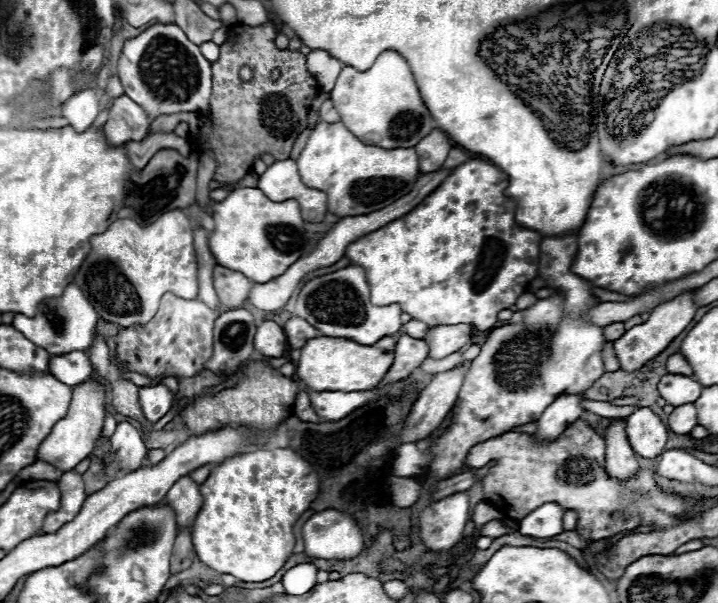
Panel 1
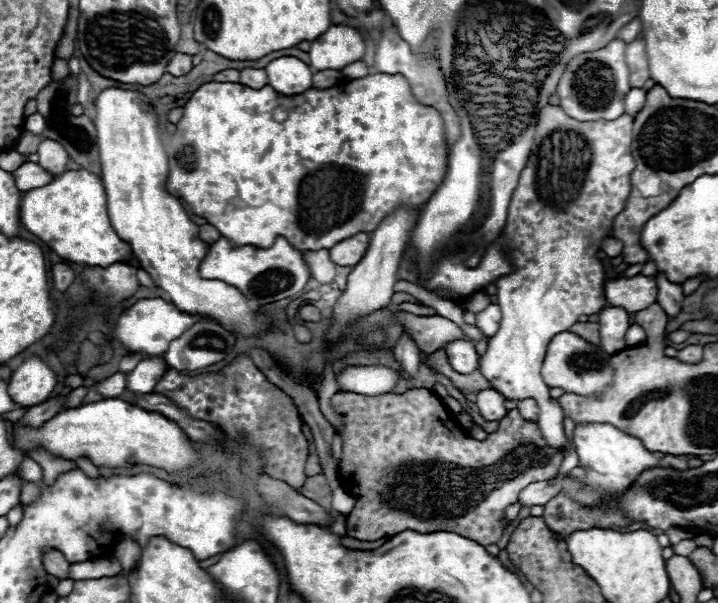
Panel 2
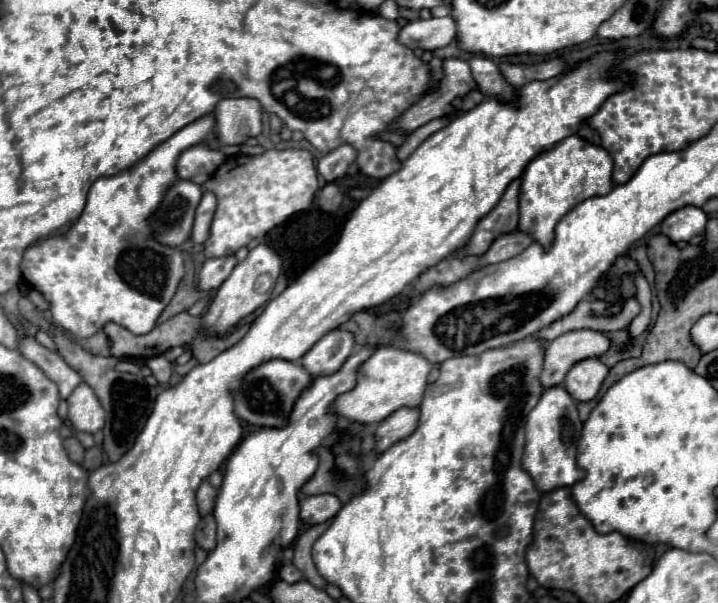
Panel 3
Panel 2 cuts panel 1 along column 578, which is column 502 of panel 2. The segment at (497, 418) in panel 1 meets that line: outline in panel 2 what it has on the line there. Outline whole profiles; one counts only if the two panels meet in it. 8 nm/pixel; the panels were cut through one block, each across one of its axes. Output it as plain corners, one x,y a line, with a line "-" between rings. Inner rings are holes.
548,104
540,108
532,152
524,170
520,172
518,186
508,206
504,236
508,240
510,260
516,270
496,280
496,296
502,310
502,322
498,332
488,340
488,350
484,356
480,356
478,364
484,378
492,382
492,388
508,400
524,400
532,396
538,402
540,414
536,424
542,432
542,438
548,446
558,448
560,452
568,452
568,438
562,426
564,414
558,400
550,398
550,388
544,384
540,368
552,336
576,324
578,316
598,314
602,308
608,306
608,302
604,300
606,274
602,262
596,258
596,252
600,250
604,238
608,238
614,218
624,210
632,190
632,122
634,118
630,114
618,116
616,120
578,122
566,116
560,106

